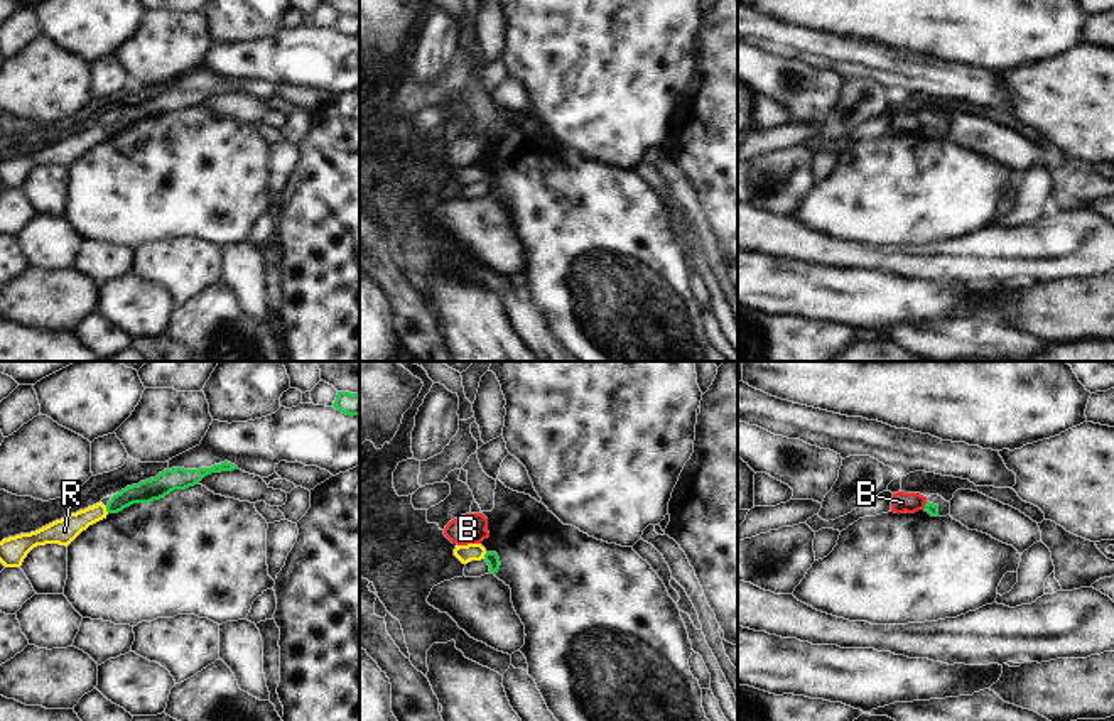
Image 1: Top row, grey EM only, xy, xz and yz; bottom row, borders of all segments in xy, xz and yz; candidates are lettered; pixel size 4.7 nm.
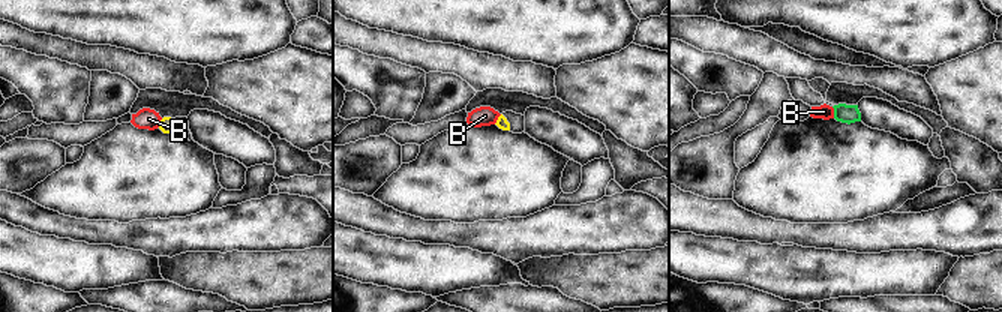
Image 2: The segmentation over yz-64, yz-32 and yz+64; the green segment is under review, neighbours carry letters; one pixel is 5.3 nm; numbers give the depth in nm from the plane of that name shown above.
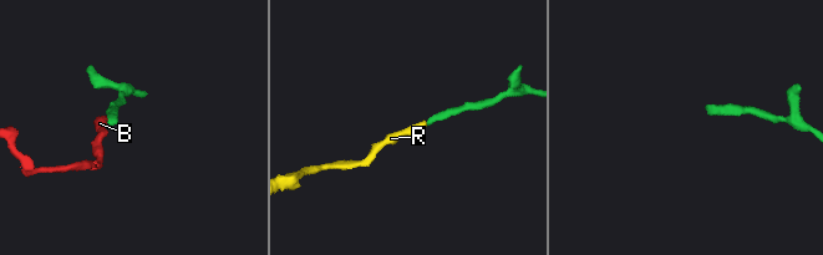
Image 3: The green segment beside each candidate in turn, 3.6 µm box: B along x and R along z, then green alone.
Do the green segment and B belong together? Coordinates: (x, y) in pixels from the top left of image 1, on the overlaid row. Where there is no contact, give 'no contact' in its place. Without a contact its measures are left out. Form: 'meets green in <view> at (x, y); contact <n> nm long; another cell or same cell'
meets green in yz at (925, 505); contact 50 nm long; another cell

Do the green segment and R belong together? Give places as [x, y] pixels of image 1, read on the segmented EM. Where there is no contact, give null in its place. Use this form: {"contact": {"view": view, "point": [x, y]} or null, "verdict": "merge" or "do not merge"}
{"contact": {"view": "xy", "point": [107, 510]}, "verdict": "merge"}

